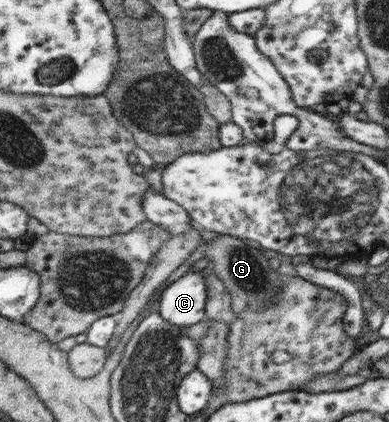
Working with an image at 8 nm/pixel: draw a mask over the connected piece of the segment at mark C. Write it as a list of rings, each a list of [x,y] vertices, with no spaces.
[[[189,271],[162,291],[159,313],[176,326],[194,326],[205,319],[206,301],[202,271]]]

